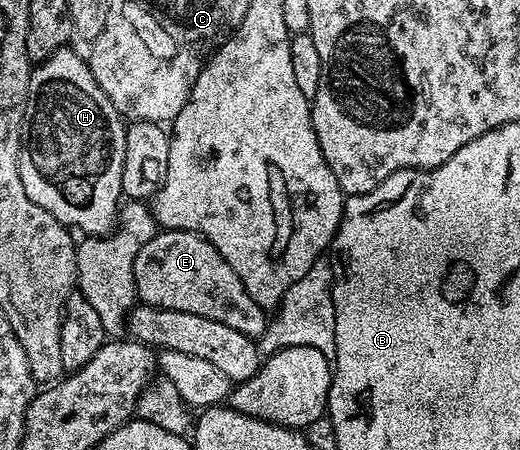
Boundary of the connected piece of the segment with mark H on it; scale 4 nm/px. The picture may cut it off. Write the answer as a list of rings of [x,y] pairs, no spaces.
[[[70,49],[58,50],[31,69],[28,104],[22,121],[20,180],[24,184],[24,192],[28,192],[28,200],[32,200],[32,204],[40,204],[40,208],[44,208],[44,212],[52,215],[57,222],[75,231],[83,230],[82,234],[86,236],[101,236],[115,225],[124,198],[122,173],[127,123],[112,100],[108,100],[104,88],[96,84],[89,61]]]

